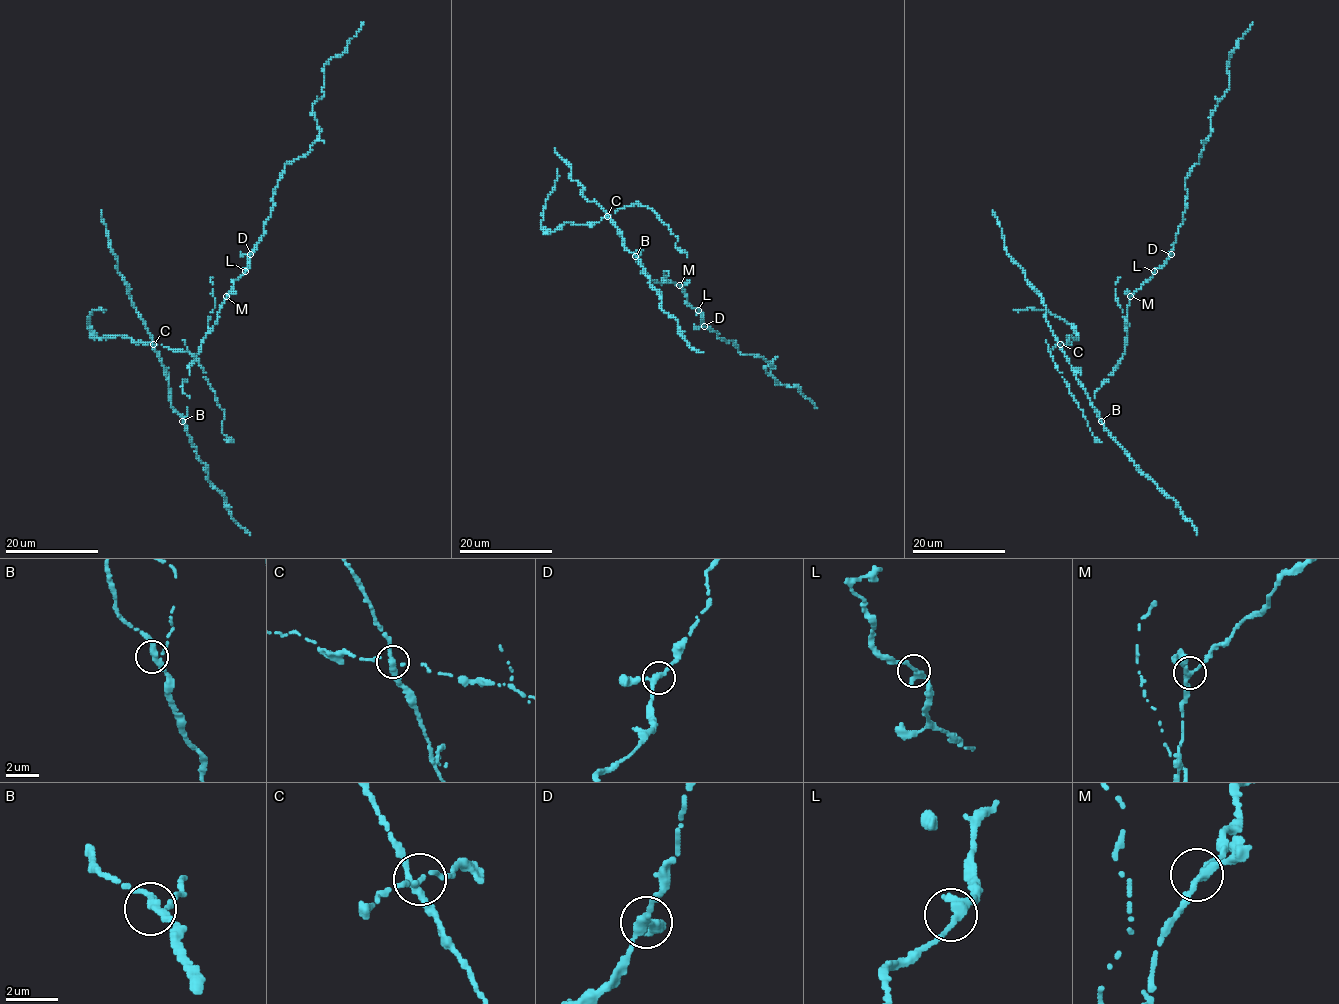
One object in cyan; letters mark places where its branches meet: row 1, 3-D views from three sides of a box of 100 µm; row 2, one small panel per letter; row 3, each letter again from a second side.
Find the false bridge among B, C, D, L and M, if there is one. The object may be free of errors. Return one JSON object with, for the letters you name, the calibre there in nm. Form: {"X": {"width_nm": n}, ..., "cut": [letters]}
{"C": {"width_nm": 260}, "cut": ["C"]}

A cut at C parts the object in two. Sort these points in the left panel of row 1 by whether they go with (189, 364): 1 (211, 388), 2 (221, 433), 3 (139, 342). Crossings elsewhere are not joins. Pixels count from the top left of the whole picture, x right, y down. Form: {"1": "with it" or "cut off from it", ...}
{"1": "cut off from it", "2": "cut off from it", "3": "cut off from it"}

